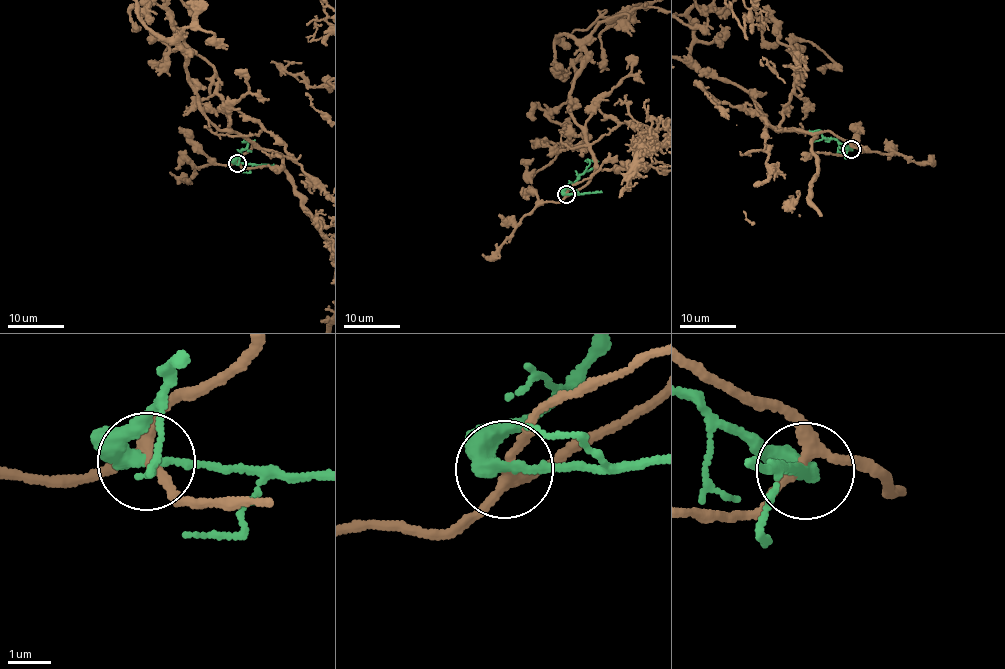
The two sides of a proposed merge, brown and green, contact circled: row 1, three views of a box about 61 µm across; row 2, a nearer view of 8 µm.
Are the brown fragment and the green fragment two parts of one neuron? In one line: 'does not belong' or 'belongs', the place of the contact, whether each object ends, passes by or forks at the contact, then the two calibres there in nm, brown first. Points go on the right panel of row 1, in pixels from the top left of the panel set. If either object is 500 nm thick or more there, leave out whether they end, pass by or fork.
does not belong; place (851, 149); brown forks; green passes by; calibres 220 and 320 nm

